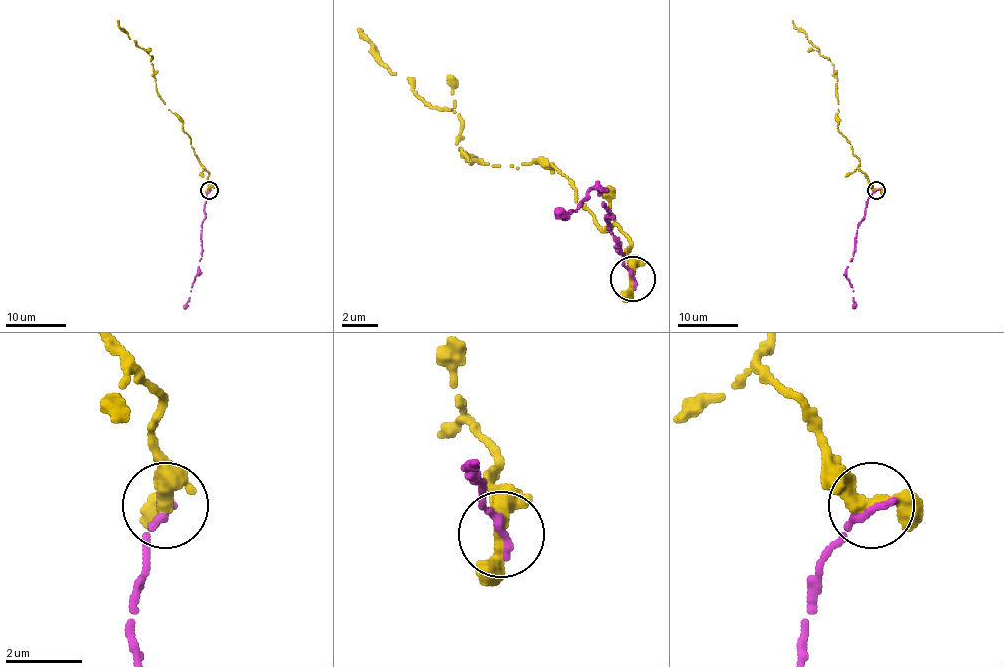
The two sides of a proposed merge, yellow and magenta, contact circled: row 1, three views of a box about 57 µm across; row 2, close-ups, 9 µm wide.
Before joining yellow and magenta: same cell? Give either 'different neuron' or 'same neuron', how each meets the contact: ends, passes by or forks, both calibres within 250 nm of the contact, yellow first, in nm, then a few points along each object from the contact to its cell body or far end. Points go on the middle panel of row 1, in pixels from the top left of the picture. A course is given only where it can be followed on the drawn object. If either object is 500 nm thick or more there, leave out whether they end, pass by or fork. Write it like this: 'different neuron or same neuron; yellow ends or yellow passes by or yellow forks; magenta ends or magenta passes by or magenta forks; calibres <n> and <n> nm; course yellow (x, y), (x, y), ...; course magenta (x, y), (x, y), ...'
same neuron; yellow passes by; magenta ends; calibres 340 and 260 nm; course yellow (631, 279), (631, 243), (599, 225), (554, 167), (473, 162), (455, 144), (460, 117), (433, 108), (356, 27); course magenta (631, 279), (617, 248), (608, 212), (595, 189), (590, 189), (577, 212), (554, 212)

